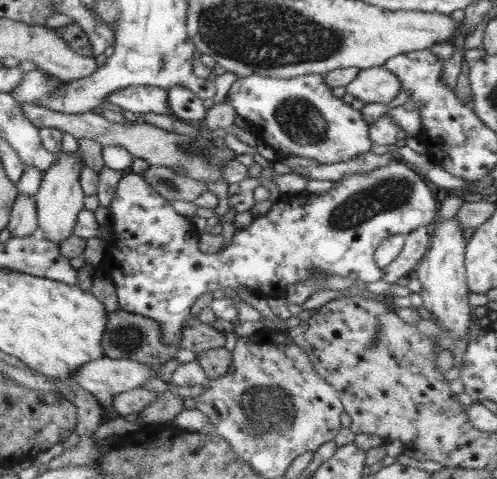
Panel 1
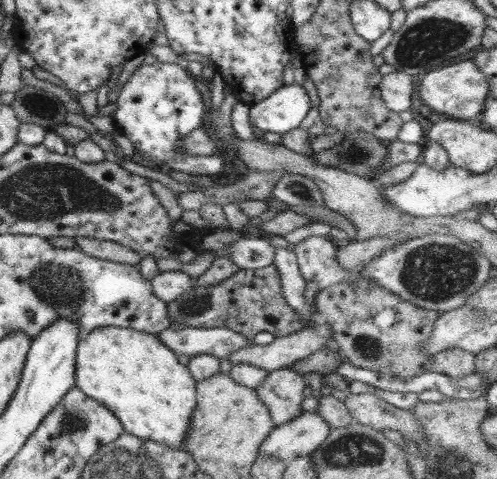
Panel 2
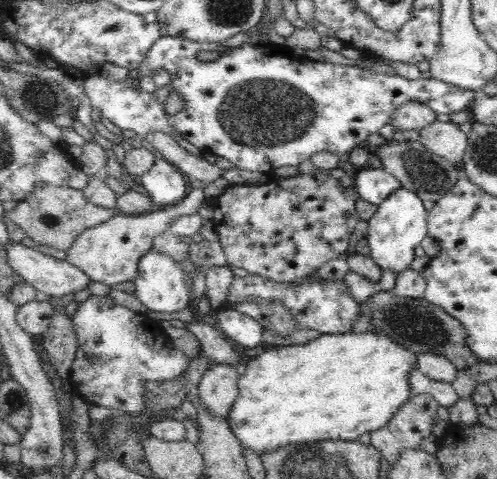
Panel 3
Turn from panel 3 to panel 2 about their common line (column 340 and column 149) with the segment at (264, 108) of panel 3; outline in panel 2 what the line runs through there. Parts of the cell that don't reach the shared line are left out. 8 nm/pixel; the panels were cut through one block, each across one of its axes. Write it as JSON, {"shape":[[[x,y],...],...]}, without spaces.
{"shape":[[[155,62],[151,66],[143,64],[121,86],[121,92],[119,92],[119,98],[117,98],[115,104],[117,104],[117,110],[111,116],[113,122],[115,122],[115,134],[125,136],[133,144],[133,150],[139,150],[145,156],[149,154],[149,156],[157,158],[159,162],[163,162],[165,170],[185,172],[185,174],[191,174],[191,176],[205,176],[205,174],[219,176],[221,174],[223,168],[221,168],[219,154],[215,154],[215,156],[187,156],[179,150],[181,138],[185,138],[195,128],[205,126],[205,114],[203,114],[205,108],[203,108],[203,102],[201,102],[201,96],[199,96],[197,88],[195,88],[195,80],[189,76],[187,70],[183,70],[175,64],[161,64],[161,62]]]}

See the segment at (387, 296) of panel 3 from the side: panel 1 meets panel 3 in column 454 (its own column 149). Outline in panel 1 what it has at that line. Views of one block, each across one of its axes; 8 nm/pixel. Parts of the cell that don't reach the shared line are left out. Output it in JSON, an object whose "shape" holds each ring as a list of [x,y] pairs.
{"shape":[[[115,310],[115,312],[107,312],[107,324],[101,336],[101,348],[103,348],[103,358],[113,358],[113,360],[137,360],[141,364],[151,364],[151,366],[161,366],[167,360],[175,358],[175,352],[179,348],[191,350],[195,354],[207,352],[207,350],[215,350],[215,348],[223,348],[225,346],[225,334],[217,332],[211,328],[211,324],[201,322],[199,318],[191,318],[191,314],[187,316],[185,324],[181,326],[181,340],[179,344],[163,344],[161,342],[161,330],[159,324],[151,318],[145,316],[137,316],[131,312],[123,312],[123,310]]]}

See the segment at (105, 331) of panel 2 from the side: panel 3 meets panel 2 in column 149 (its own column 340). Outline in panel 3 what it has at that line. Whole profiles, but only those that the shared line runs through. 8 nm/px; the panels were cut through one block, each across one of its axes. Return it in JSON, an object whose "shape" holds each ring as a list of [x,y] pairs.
{"shape":[[[322,334],[316,340],[298,346],[276,346],[260,356],[246,358],[246,370],[240,378],[238,398],[228,412],[228,424],[240,440],[242,450],[258,456],[276,452],[290,444],[308,444],[322,440],[360,440],[362,434],[384,428],[398,408],[408,402],[410,384],[408,372],[416,368],[416,354],[404,350],[386,334]]]}

